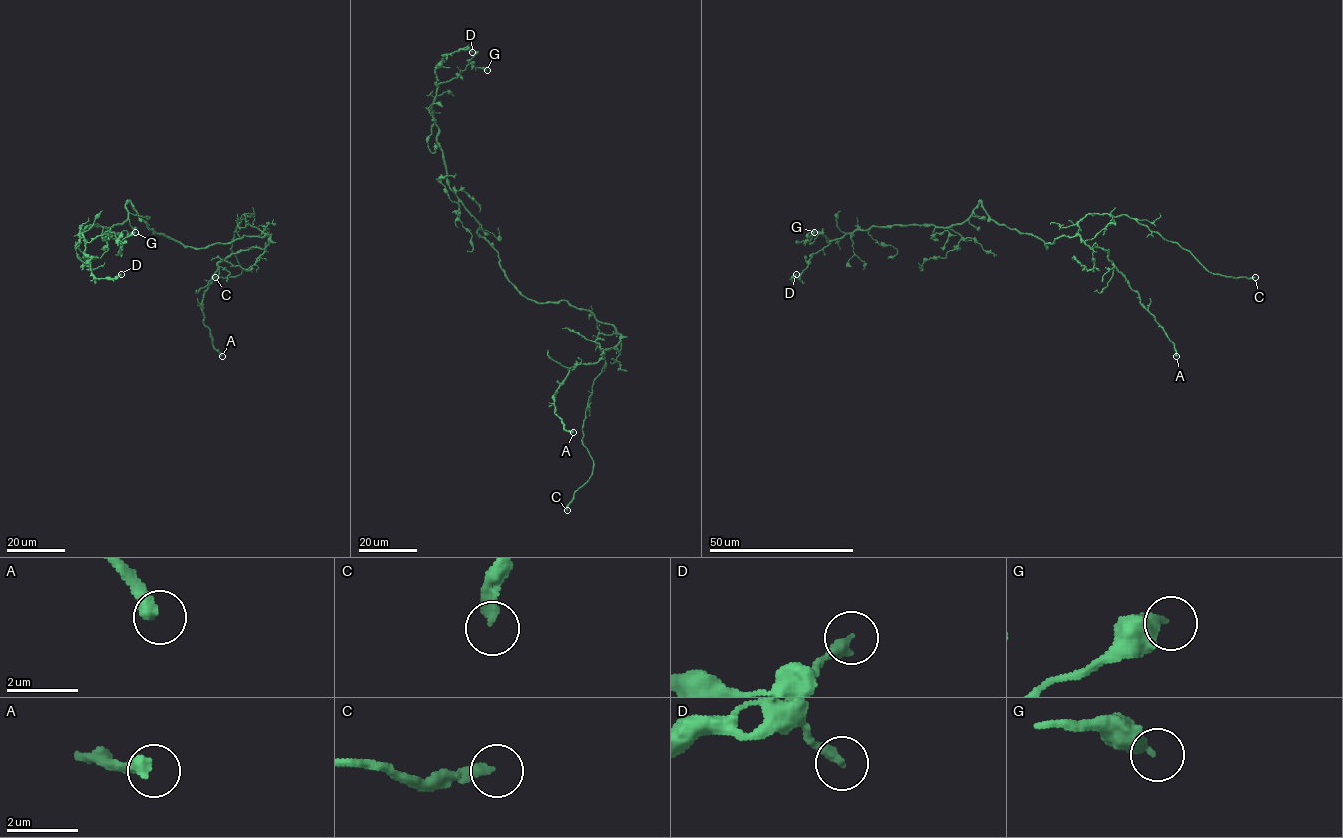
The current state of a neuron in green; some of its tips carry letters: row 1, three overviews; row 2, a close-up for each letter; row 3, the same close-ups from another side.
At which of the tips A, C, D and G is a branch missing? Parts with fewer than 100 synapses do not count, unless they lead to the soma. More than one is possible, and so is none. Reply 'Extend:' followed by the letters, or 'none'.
Extend: C

